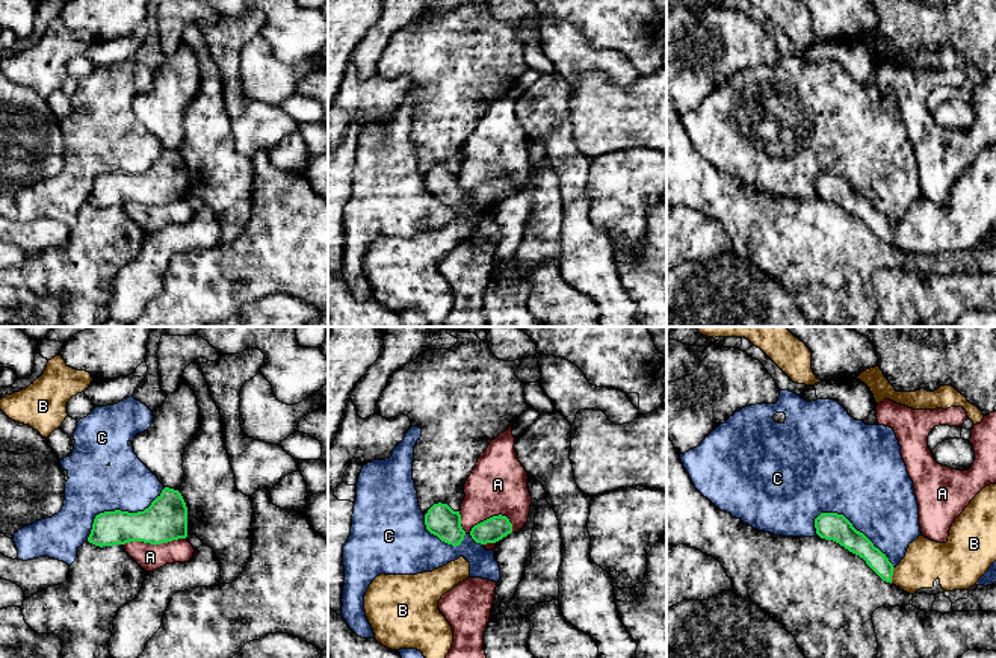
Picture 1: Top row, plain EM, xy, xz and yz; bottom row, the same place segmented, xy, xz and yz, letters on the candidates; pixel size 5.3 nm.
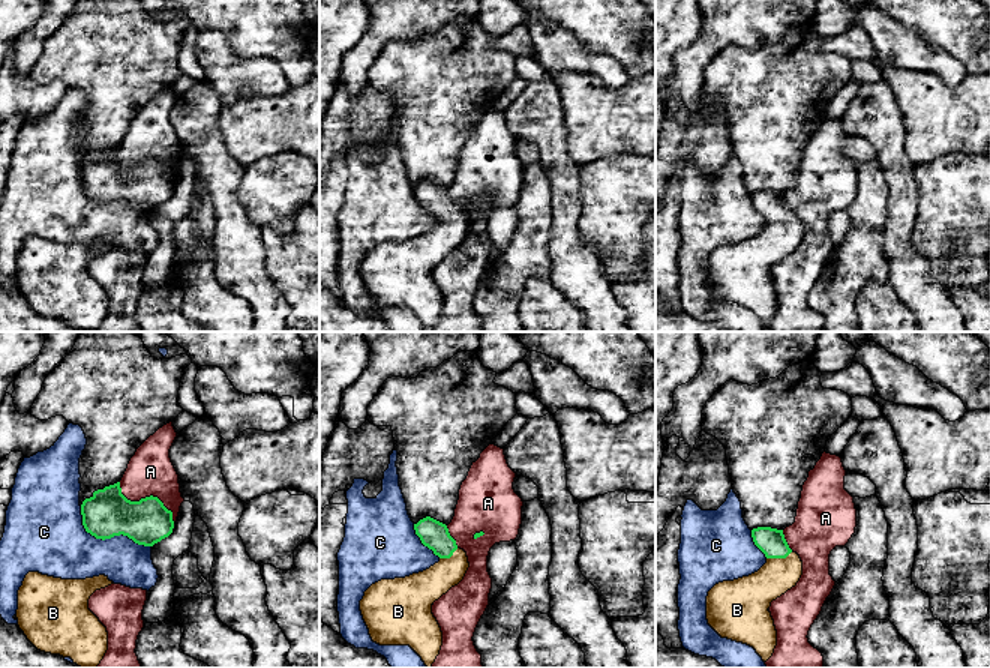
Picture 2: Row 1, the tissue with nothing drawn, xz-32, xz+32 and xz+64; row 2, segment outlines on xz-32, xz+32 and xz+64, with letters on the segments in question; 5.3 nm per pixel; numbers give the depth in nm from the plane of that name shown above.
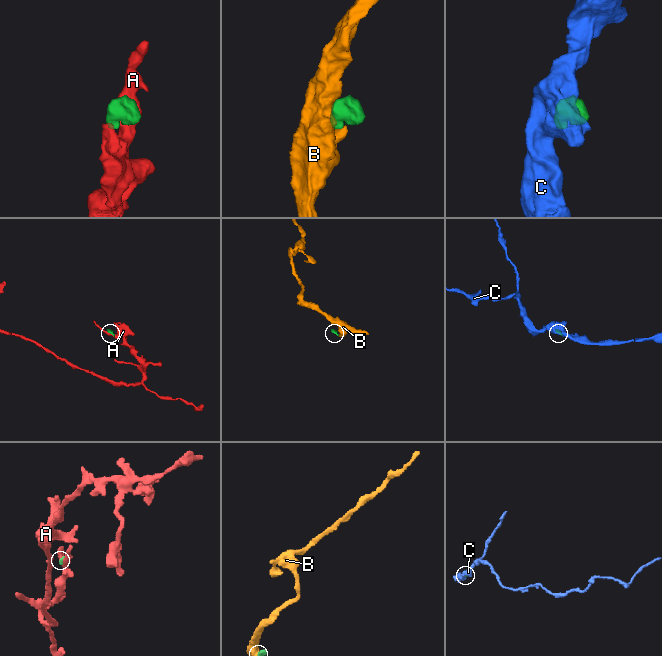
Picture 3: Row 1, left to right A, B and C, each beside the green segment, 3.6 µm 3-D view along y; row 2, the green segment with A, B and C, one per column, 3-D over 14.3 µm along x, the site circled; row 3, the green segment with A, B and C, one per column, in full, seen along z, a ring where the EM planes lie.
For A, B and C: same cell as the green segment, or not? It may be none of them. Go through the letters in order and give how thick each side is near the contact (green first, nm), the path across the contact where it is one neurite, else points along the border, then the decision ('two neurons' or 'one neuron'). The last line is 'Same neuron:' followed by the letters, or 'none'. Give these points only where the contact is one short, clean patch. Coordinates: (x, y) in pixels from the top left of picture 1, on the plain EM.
A: 220/140 nm | two neurons
B: 120/220 nm | across yz (857, 204), (892, 235), (912, 235), (925, 221) | one neuron
C: 150/420 nm | two neurons
Same neuron: B

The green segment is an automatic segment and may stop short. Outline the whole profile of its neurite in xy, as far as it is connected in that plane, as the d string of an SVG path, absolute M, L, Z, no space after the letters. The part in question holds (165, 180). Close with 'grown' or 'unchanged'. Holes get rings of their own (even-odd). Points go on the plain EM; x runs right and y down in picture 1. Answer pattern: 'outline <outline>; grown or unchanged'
outline M165 148L144 172L115 171L97 175L88 203L103 209L130 203L160 206L186 198L186 163L178 151Z; unchanged

